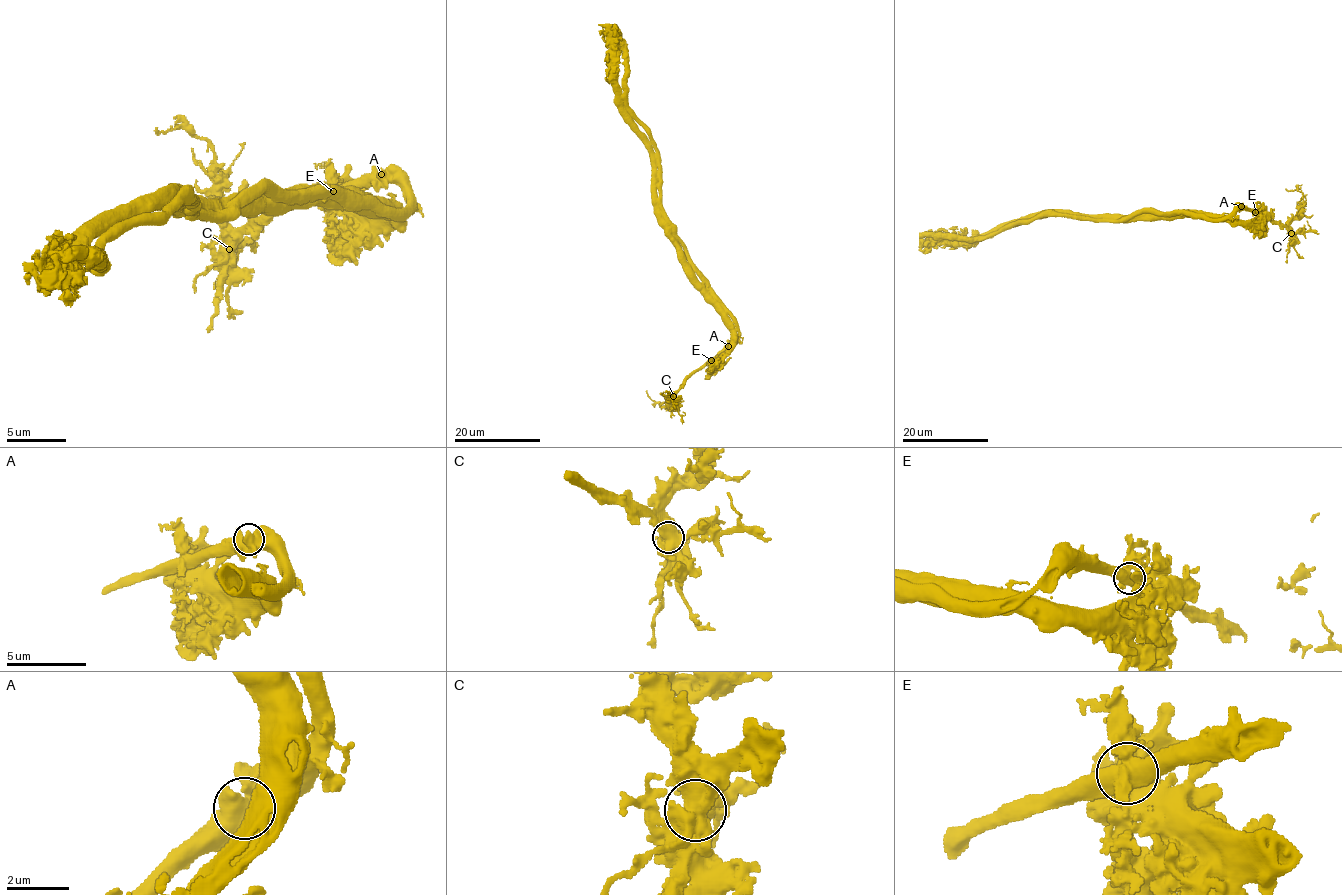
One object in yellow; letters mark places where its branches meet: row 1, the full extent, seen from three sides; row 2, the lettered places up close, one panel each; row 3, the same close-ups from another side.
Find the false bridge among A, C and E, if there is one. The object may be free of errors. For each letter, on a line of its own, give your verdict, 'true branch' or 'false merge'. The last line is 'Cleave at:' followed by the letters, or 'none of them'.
A: true branch
C: true branch
E: false merge
Cleave at: E

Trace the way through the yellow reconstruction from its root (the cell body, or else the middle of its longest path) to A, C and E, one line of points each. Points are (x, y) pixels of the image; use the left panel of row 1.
A: (253, 204), (405, 204), (408, 192), (396, 180), (387, 180), (381, 174)
C: (253, 204), (381, 204), (387, 210), (381, 216), (355, 216), (325, 201), (292, 201), (253, 225), (229, 249)
E: (253, 204), (405, 204), (408, 201), (396, 183), (343, 183), (334, 192)

